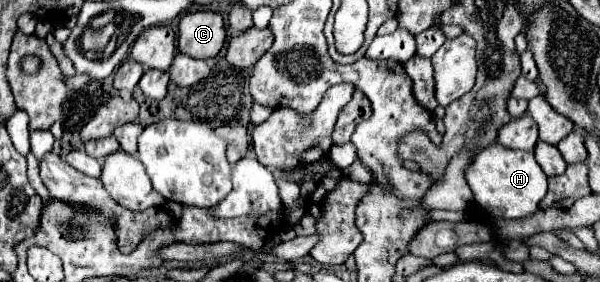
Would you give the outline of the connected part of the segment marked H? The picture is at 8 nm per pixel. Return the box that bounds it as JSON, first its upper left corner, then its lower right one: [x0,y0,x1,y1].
[468,143,546,219]

